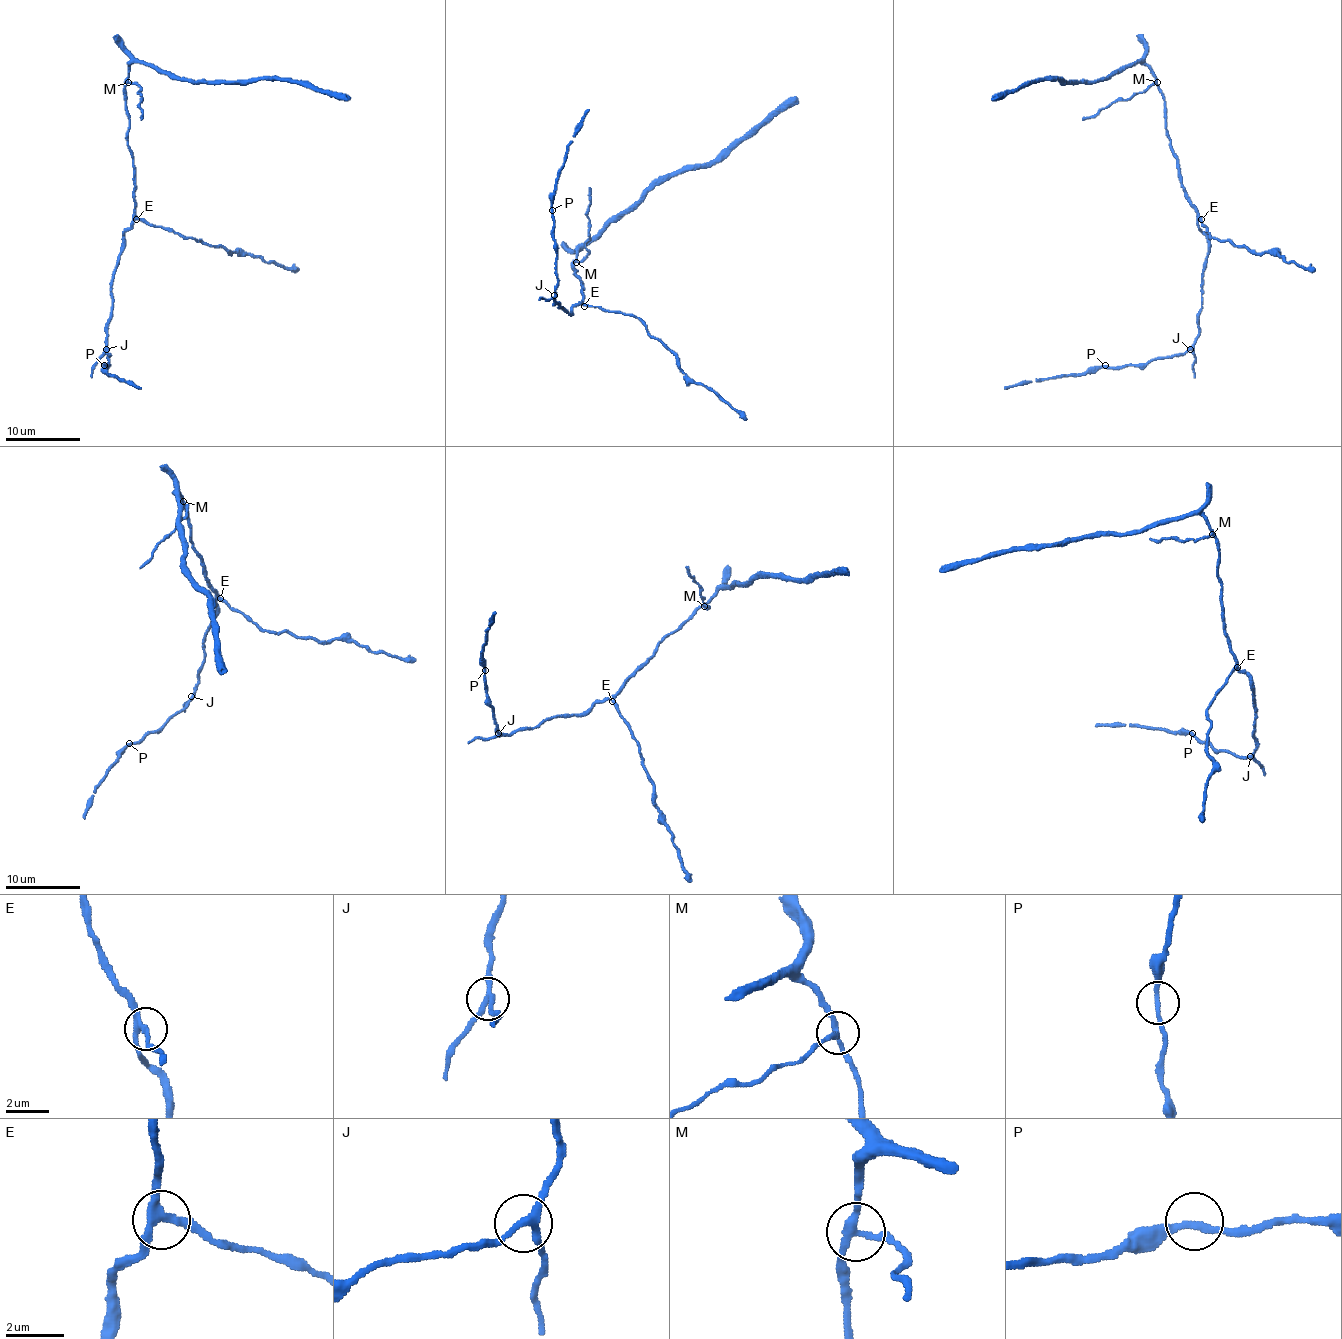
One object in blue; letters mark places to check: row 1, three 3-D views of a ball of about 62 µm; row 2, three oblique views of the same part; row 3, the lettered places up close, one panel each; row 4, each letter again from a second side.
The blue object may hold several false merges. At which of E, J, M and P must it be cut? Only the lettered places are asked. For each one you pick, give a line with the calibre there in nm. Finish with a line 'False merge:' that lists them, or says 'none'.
M: 240 nm
False merge: M

